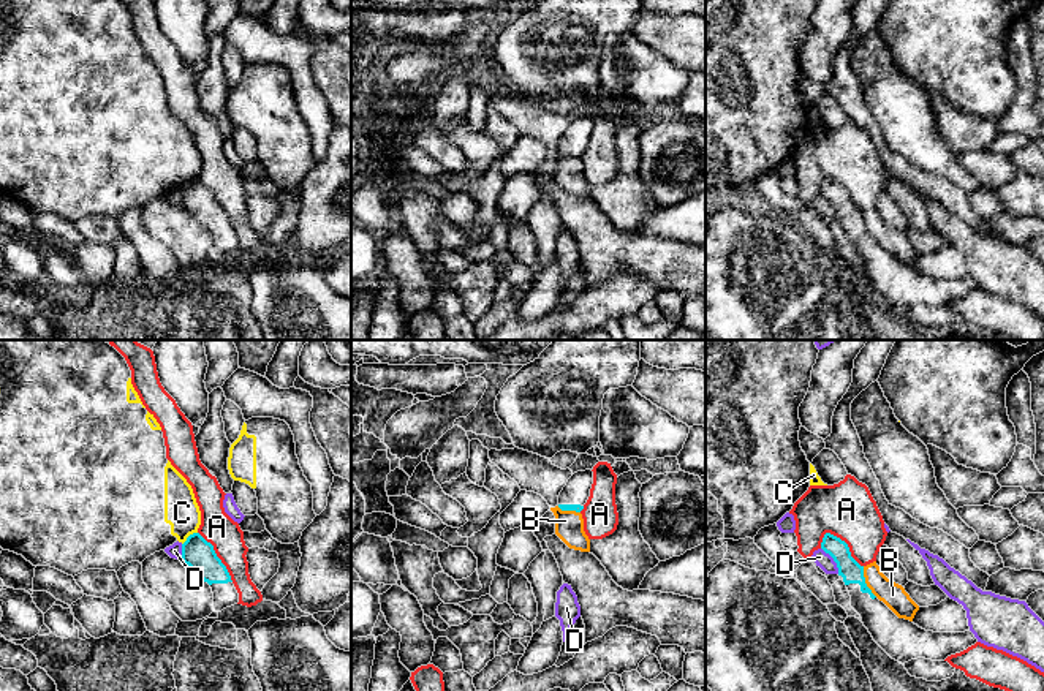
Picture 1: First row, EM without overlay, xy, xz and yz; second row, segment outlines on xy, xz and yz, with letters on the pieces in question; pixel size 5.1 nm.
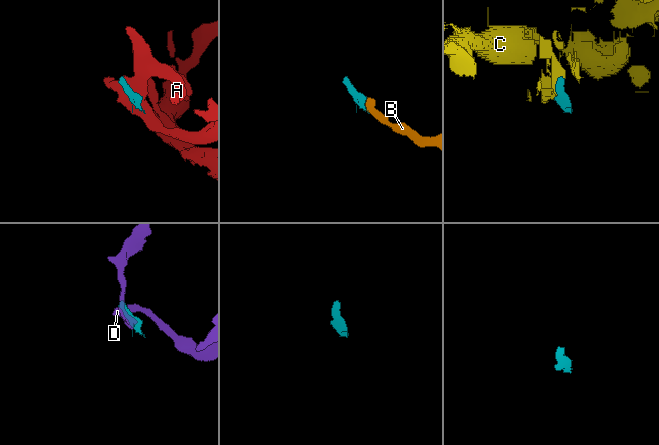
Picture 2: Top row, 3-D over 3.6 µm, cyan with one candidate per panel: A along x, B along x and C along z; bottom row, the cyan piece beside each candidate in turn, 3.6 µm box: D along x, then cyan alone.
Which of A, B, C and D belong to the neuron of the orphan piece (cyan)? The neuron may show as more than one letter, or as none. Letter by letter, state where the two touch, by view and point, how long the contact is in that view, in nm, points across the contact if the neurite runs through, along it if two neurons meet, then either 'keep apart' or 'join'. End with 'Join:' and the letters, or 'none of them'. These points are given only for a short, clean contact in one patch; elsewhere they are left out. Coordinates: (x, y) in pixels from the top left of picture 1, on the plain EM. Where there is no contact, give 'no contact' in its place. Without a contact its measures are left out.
A: meets cyan in yz at (847, 190); contact 260 nm long; keep apart
B: meets cyan in yz at (864, 228); contact 180 nm long; border along yz (862, 212), (866, 231), (877, 242); keep apart
C: meets cyan in xy at (189, 182); contact 100 nm long; border along xy (196, 177), (182, 190); keep apart
D: meets cyan in yz at (834, 206); contact 160 nm long; keep apart
Join: none of them

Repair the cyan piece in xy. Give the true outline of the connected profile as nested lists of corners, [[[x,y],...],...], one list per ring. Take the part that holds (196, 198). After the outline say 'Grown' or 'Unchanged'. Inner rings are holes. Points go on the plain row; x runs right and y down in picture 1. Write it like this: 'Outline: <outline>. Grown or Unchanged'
Outline: [[[193,179],[182,190],[182,204],[185,210],[210,231],[214,239],[214,256],[221,258],[239,248],[239,239],[221,206],[217,202],[214,191],[199,179]]]. Grown

